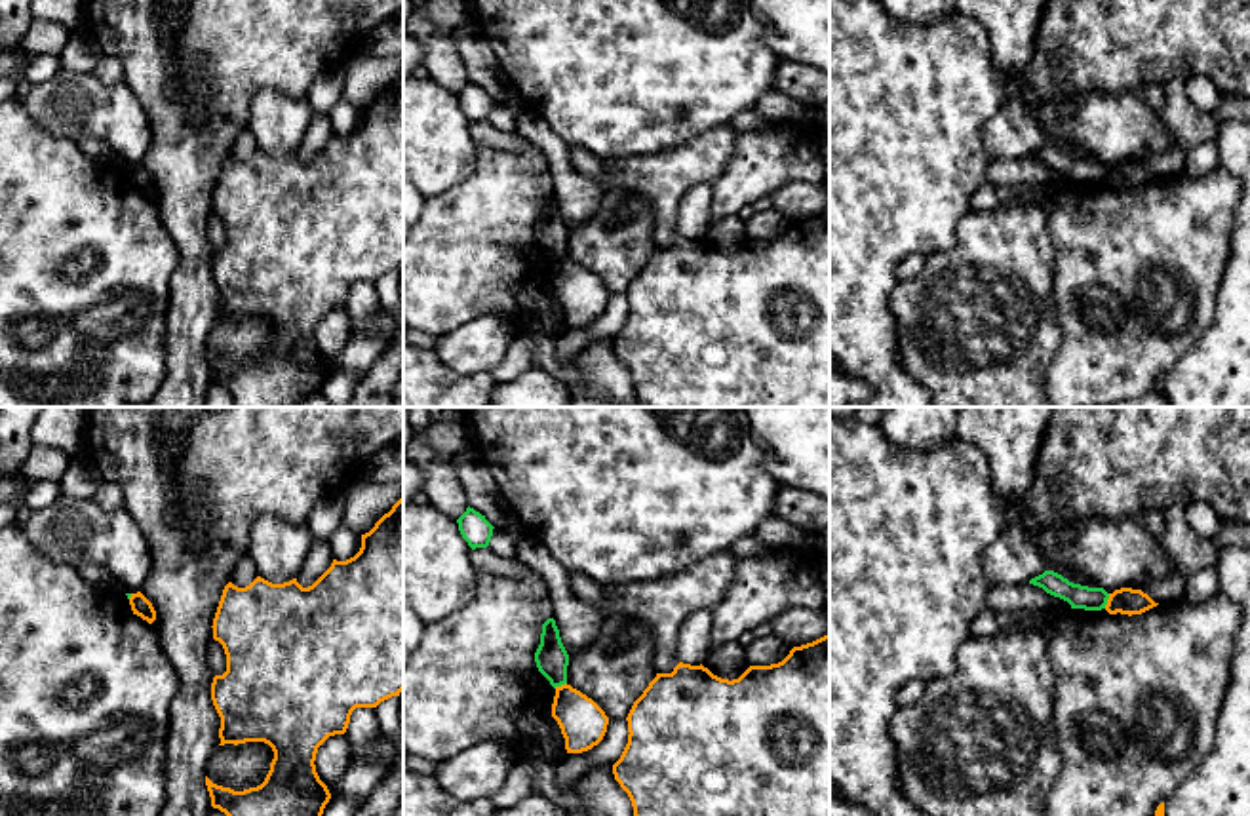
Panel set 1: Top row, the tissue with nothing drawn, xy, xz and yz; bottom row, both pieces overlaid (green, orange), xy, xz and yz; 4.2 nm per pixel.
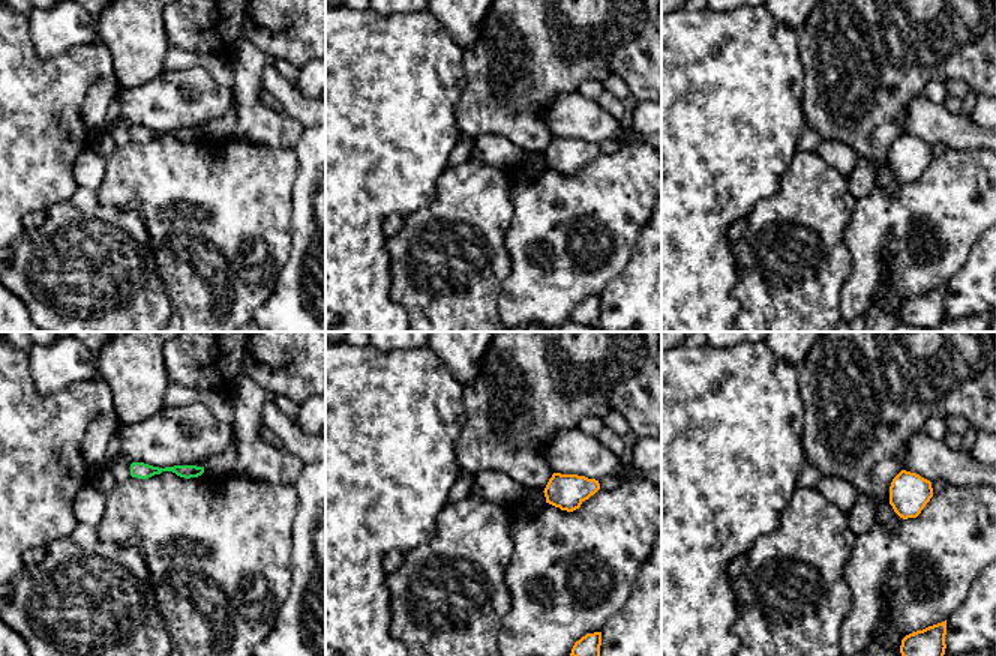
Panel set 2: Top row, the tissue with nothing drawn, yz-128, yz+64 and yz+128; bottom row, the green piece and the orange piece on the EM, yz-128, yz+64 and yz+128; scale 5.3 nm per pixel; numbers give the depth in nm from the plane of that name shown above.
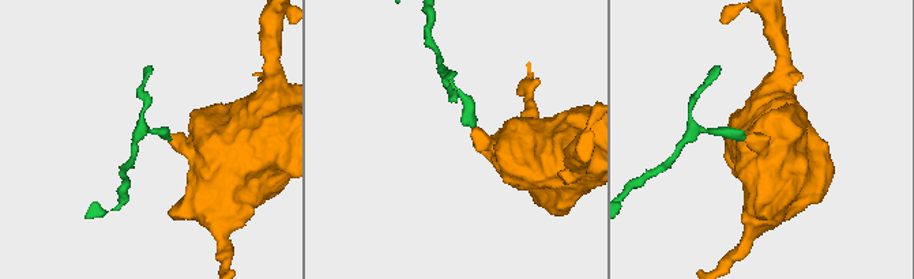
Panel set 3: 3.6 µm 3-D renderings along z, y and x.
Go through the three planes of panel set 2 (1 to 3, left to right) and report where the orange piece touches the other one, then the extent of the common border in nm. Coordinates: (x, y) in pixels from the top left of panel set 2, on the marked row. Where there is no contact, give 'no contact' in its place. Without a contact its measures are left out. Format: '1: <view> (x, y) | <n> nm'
1: no contact
2: no contact
3: no contact

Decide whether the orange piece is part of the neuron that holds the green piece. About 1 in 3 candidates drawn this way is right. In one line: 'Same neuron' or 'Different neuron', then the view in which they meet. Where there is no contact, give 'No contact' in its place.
Different neuron. Touches green in yz

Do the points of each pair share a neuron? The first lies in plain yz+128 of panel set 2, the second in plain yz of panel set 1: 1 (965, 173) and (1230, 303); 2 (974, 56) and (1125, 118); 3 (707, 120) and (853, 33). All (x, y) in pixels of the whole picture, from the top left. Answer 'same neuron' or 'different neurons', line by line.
1: different neurons
2: different neurons
3: same neuron

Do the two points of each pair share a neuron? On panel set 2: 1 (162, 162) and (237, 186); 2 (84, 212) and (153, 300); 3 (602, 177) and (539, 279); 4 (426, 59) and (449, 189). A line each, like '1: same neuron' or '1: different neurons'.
1: same neuron
2: same neuron
3: same neuron
4: different neurons

